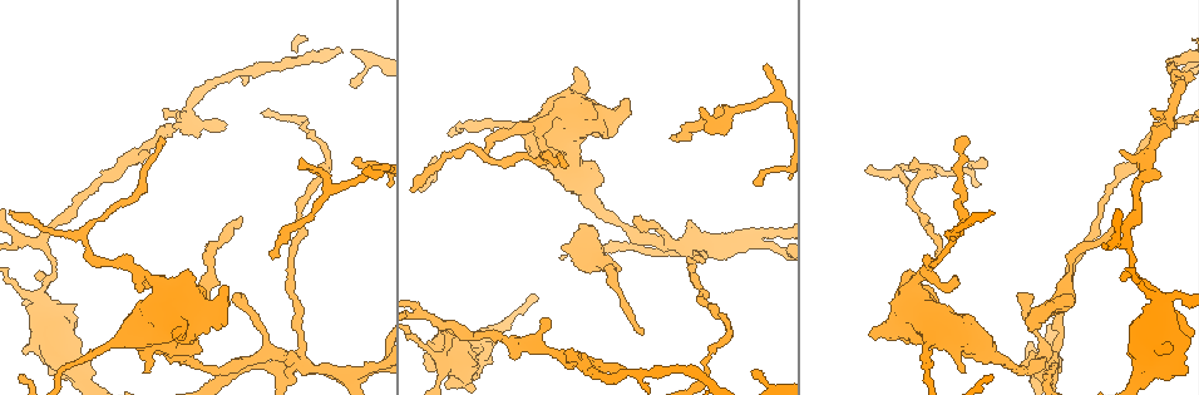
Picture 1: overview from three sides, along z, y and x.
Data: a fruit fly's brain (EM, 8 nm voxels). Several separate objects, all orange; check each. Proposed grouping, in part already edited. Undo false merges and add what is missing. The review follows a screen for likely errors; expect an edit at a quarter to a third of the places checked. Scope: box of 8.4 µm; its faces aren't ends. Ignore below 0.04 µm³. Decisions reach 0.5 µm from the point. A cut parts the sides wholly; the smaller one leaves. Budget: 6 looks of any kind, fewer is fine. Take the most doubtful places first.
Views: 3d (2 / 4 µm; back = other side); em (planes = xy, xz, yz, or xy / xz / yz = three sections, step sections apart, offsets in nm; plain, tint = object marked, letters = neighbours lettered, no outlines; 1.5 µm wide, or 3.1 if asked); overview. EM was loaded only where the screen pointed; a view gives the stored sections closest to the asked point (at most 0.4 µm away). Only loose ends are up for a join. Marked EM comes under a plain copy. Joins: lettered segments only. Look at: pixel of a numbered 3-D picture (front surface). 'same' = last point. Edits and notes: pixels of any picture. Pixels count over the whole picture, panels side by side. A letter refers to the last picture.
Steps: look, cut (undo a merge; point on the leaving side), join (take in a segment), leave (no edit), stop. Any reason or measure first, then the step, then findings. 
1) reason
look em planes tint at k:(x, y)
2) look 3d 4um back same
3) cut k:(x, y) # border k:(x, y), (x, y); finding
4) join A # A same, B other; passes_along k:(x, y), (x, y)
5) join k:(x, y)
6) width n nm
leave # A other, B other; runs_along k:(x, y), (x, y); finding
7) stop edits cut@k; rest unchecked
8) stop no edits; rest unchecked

four arms meet
look 3d 4um back at 1:(293, 359)

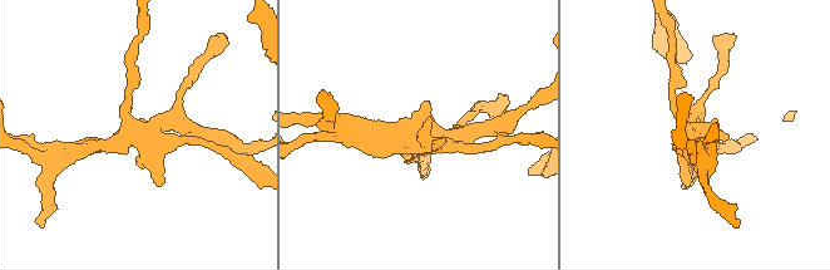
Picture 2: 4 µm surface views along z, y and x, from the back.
look em planes letters at 2:(417, 145)

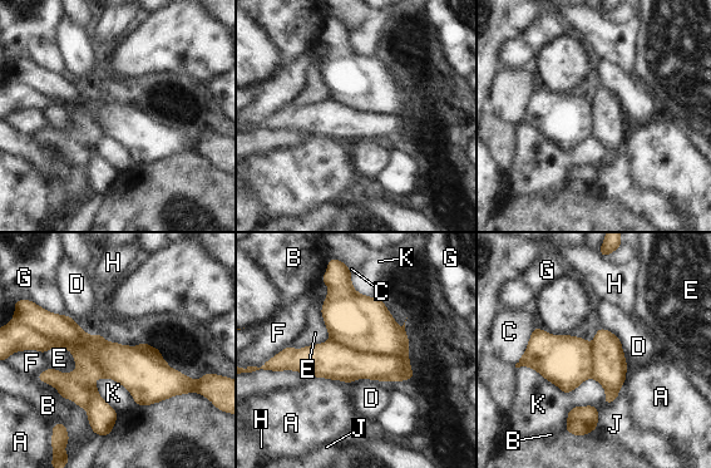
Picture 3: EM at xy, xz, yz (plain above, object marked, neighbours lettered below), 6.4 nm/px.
width 260 nm
cut 3:(331, 360) # A other, B other, C other, D other, E other, F other, G other, H other, J other, K other; border 3:(330, 340), (360, 351), (406, 356); a second cell is stuck on

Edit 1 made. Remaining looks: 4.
look overview

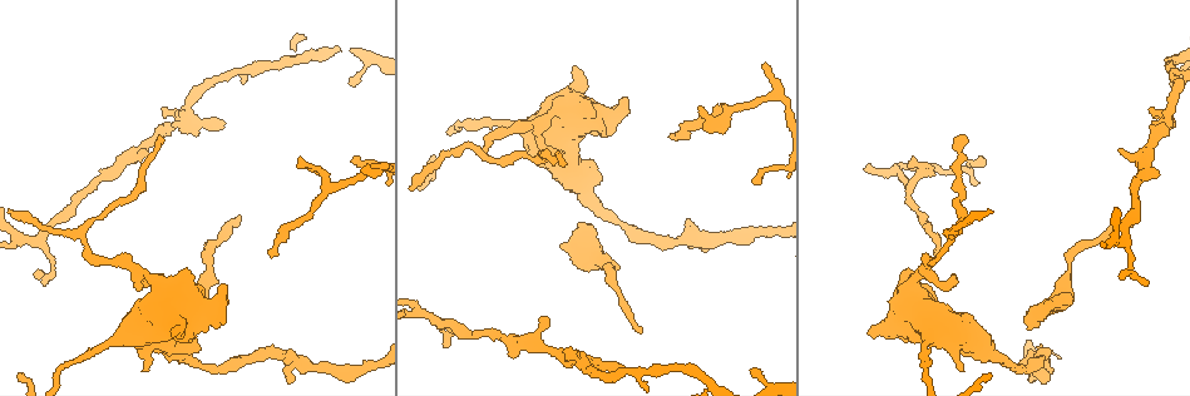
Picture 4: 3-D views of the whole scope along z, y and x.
free end
look 3d 2um at 4:(865, 169)

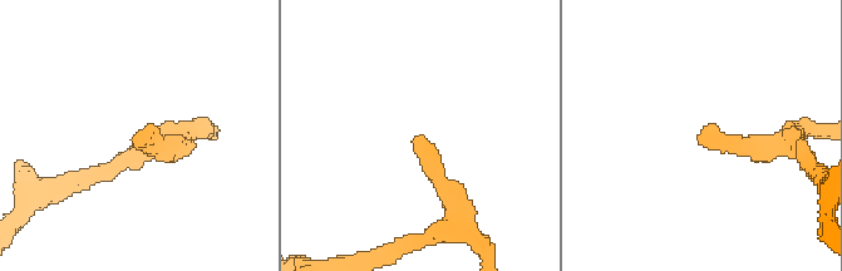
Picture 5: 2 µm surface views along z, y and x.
now the EM
look em yz step 8 tint at 5:(417, 135)

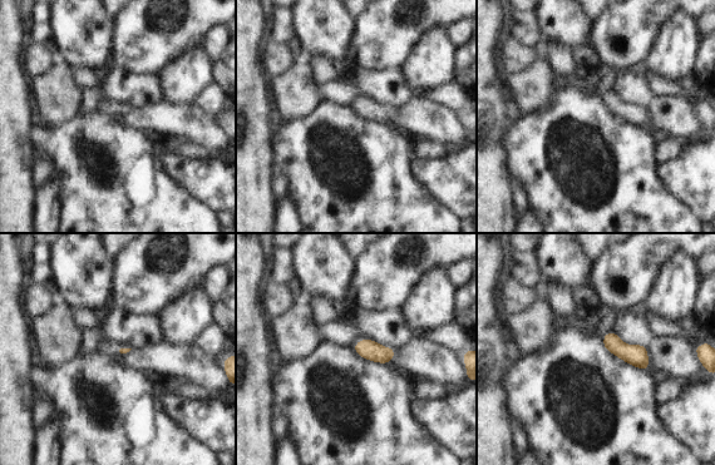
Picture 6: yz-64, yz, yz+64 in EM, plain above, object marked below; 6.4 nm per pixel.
look em planes letters same

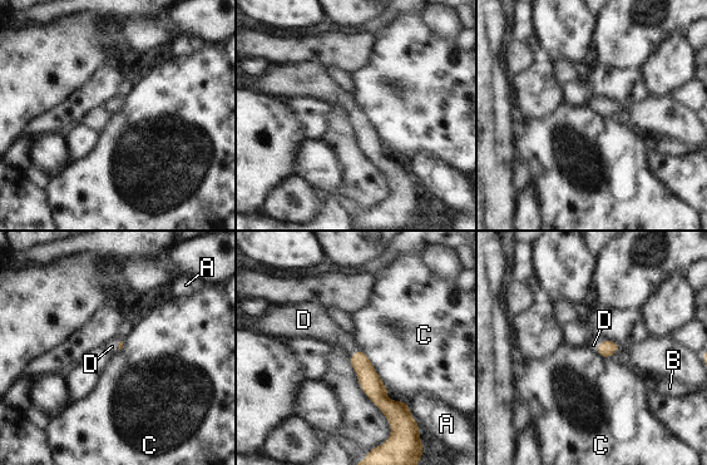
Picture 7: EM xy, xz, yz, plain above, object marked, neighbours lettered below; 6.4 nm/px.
join D # A other, B other, C other, D same; it goes on there

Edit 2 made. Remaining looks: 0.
stop edits cut@3, join@7; rest unchecked

